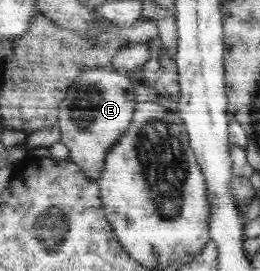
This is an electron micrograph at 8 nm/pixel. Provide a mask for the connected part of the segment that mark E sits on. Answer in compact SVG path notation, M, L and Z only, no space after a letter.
M112 67L94 68L84 72L68 88L66 97L57 110L57 122L62 132L61 141L70 150L69 160L78 163L81 172L97 182L101 179L107 153L127 133L133 120L134 86L137 77Z

